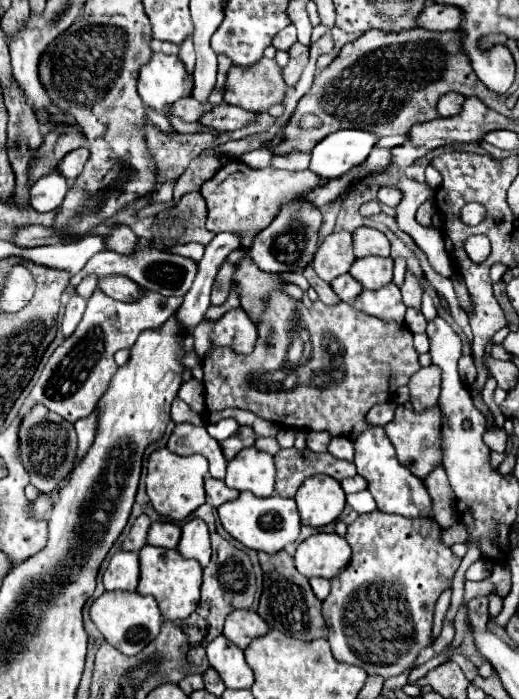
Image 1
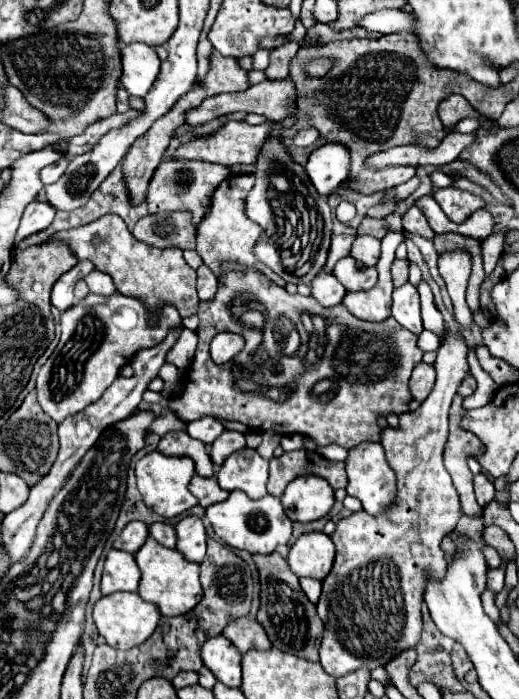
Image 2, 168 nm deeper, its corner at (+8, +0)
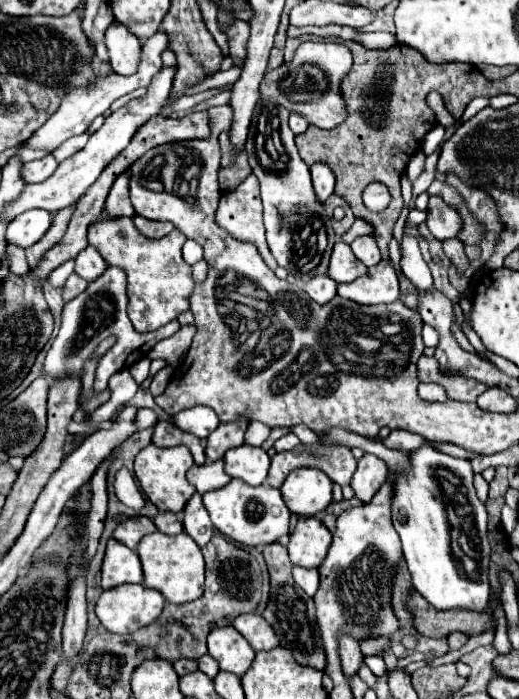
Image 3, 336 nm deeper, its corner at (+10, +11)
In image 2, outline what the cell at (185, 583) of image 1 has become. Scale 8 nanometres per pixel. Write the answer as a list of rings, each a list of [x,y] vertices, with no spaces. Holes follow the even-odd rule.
[[[147,538],[143,548],[135,554],[137,566],[141,568],[141,584],[139,584],[139,596],[147,602],[153,602],[163,616],[181,616],[191,612],[199,600],[203,598],[203,588],[199,582],[199,564],[187,560],[181,552],[169,550],[161,546],[159,542]]]

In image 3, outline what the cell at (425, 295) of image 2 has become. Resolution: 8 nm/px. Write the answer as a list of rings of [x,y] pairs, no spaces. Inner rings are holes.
[[[403,235],[403,243],[401,243],[401,271],[405,273],[405,277],[419,289],[419,291],[429,291],[433,289],[433,277],[431,271],[427,267],[427,263],[421,257],[417,239],[413,235]]]

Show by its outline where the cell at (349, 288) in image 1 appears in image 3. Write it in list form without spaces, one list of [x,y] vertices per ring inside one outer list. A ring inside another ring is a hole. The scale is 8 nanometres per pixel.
[[[317,275],[317,277],[313,277],[313,279],[309,279],[307,283],[305,283],[305,291],[309,293],[309,297],[313,299],[313,301],[317,301],[317,303],[327,303],[327,301],[331,301],[335,295],[337,295],[337,281],[333,281],[331,277],[327,277],[327,275]]]

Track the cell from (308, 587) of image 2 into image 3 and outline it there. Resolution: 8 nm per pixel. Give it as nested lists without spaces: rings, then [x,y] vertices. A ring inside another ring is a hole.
[[[293,567],[293,579],[295,579],[295,583],[297,583],[309,597],[313,597],[315,591],[319,589],[319,573],[317,573],[317,569]]]

